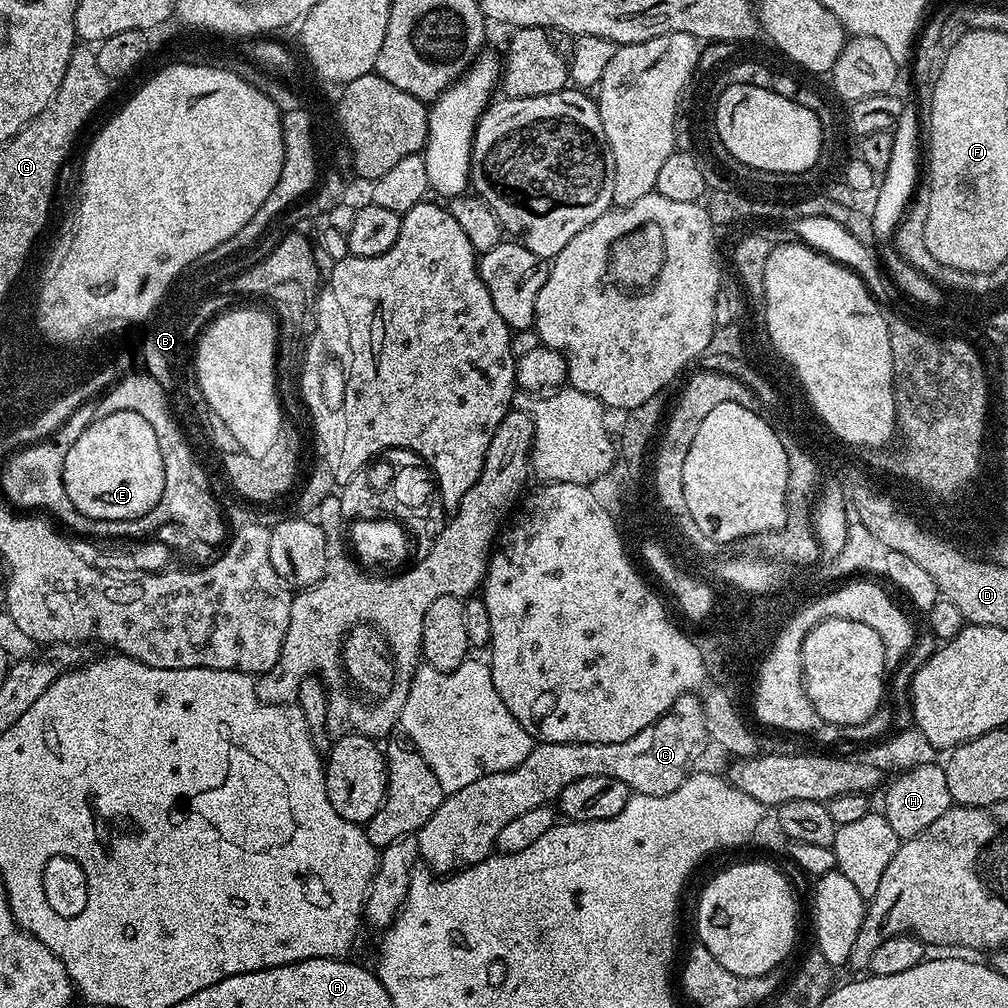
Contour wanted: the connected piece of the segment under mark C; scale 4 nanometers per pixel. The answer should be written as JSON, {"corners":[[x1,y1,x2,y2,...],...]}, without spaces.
{"corners":[[696,694,682,697,678,705,679,712,680,725,657,722,634,734,634,738,626,738,626,742,537,743,531,754,513,772,486,774,486,778,478,778,478,782,462,786,462,790,447,793,442,806,438,806,438,810,434,810,431,818,420,827,420,860,428,863,425,865,436,874,451,874,469,864,487,860,493,855,498,834,502,834,502,829,509,822,514,822,518,814,526,814,526,810,534,810,543,804,551,805,560,792,566,790,570,782,578,782,578,778,618,778,618,782,626,782,633,793,641,792,647,796,661,796,678,790,678,786,682,786,684,779,697,767,696,759,710,748,701,697]]}

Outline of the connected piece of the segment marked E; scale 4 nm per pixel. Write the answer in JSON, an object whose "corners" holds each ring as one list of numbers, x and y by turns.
{"corners":[[115,412,109,416,103,416,101,420,94,422,86,430,82,430,82,435,78,438,78,442,71,444,64,453,64,489,66,494,70,494,70,502,74,502,74,506,78,506,78,510,82,510,82,514,86,514,90,518,98,518,99,520,133,520,147,514,162,498,162,490,164,489,162,450,158,450,158,438,154,435,150,422,146,422,146,418,142,418,142,414]]}

